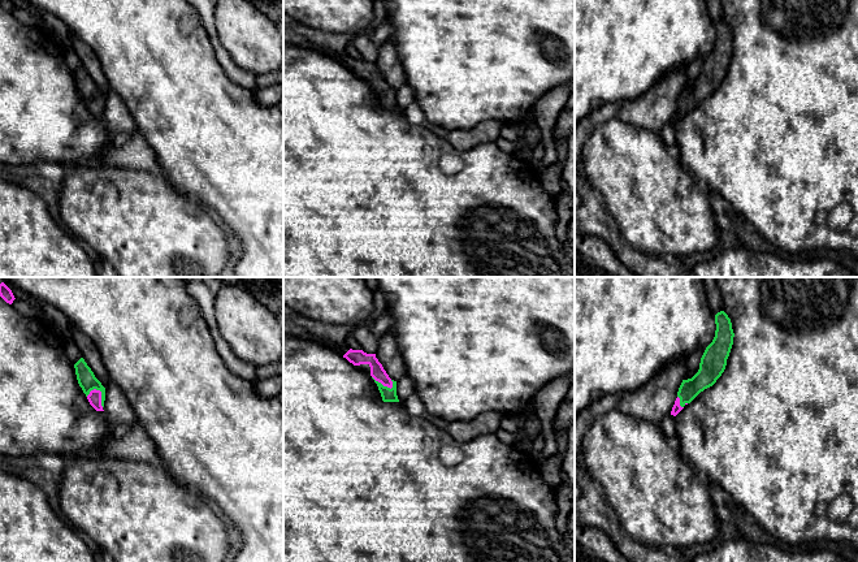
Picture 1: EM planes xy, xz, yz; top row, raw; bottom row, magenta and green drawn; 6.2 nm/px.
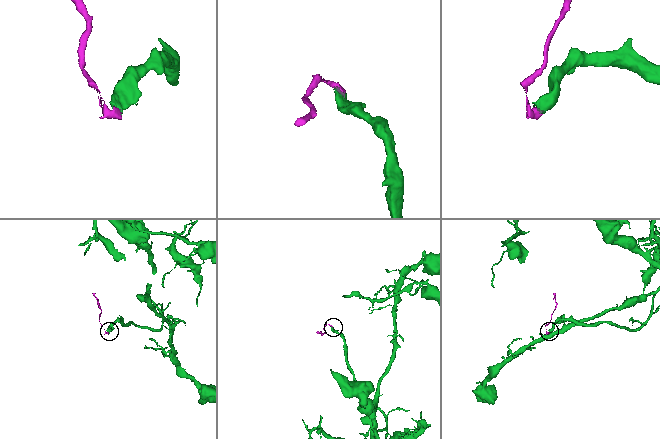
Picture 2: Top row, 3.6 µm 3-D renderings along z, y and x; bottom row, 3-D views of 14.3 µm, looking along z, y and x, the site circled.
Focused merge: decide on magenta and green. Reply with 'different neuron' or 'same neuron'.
same neuron

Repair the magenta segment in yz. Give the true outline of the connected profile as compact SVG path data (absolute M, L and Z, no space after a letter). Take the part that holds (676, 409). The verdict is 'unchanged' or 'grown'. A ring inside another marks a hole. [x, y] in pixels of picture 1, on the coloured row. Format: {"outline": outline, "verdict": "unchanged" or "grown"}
{"outline": "M720 311L715 315L715 337L706 347L698 372L682 380L671 415L676 416L686 403L690 403L701 392L712 386L725 369L727 359L733 345L733 329L728 315Z", "verdict": "grown"}

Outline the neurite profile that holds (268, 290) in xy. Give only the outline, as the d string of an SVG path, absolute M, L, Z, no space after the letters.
M205 277L239 286L283 321L283 286L274 277Z

